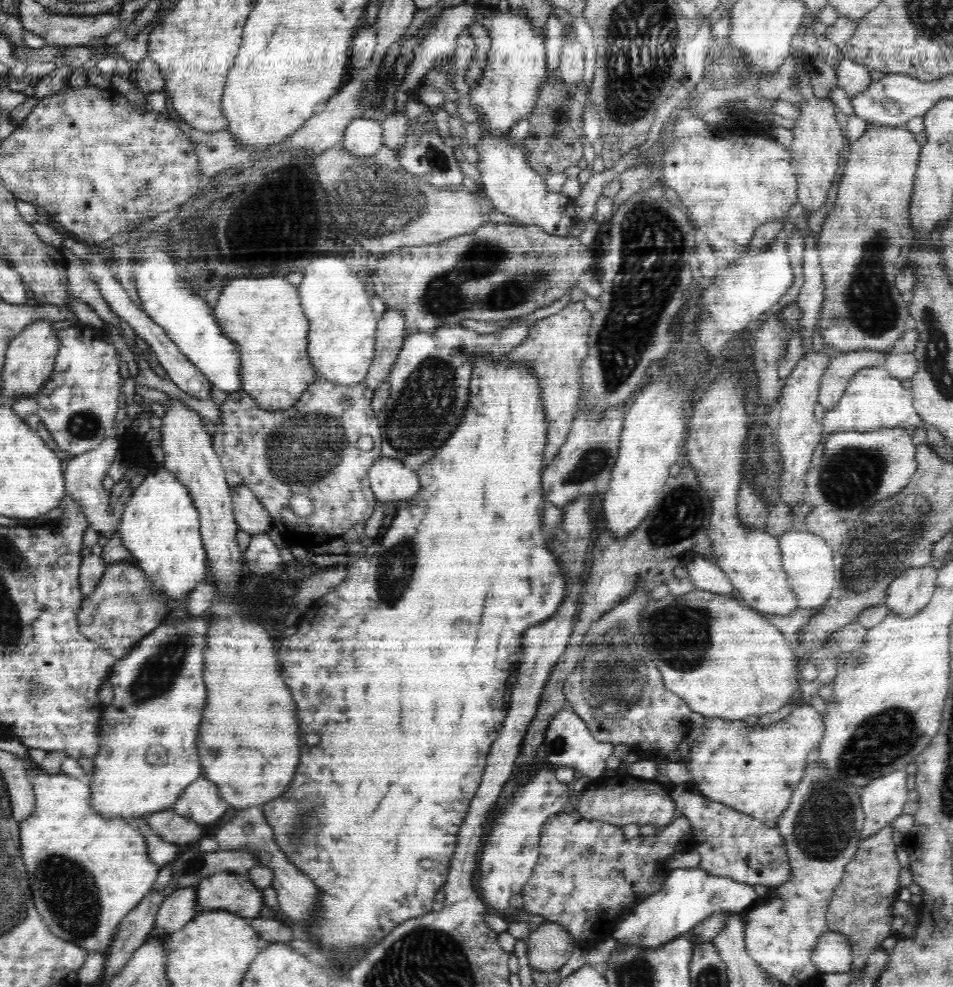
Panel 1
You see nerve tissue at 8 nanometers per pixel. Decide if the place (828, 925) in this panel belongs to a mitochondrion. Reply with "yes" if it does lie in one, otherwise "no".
no

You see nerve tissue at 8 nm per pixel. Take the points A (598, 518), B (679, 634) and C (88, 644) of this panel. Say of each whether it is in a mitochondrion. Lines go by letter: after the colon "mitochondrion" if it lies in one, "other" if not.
A: other
B: mitochondrion
C: other

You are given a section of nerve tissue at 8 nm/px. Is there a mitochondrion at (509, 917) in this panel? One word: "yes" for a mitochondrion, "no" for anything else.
no

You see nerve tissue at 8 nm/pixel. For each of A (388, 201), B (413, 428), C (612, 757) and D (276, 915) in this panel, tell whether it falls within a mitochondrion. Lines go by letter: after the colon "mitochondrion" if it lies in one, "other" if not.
A: mitochondrion
B: mitochondrion
C: other
D: other

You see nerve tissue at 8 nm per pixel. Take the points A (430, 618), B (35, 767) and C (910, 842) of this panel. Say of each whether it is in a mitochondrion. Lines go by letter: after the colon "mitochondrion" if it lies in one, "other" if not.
A: other
B: other
C: other

